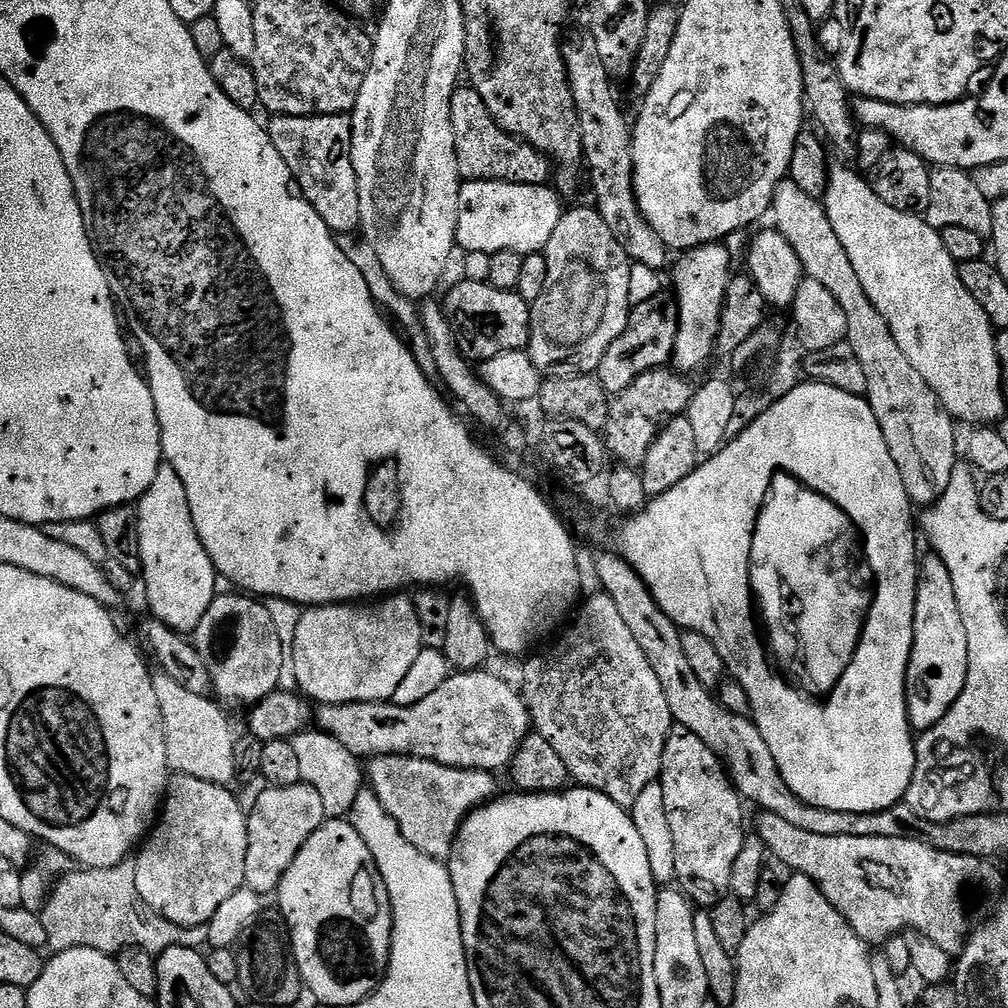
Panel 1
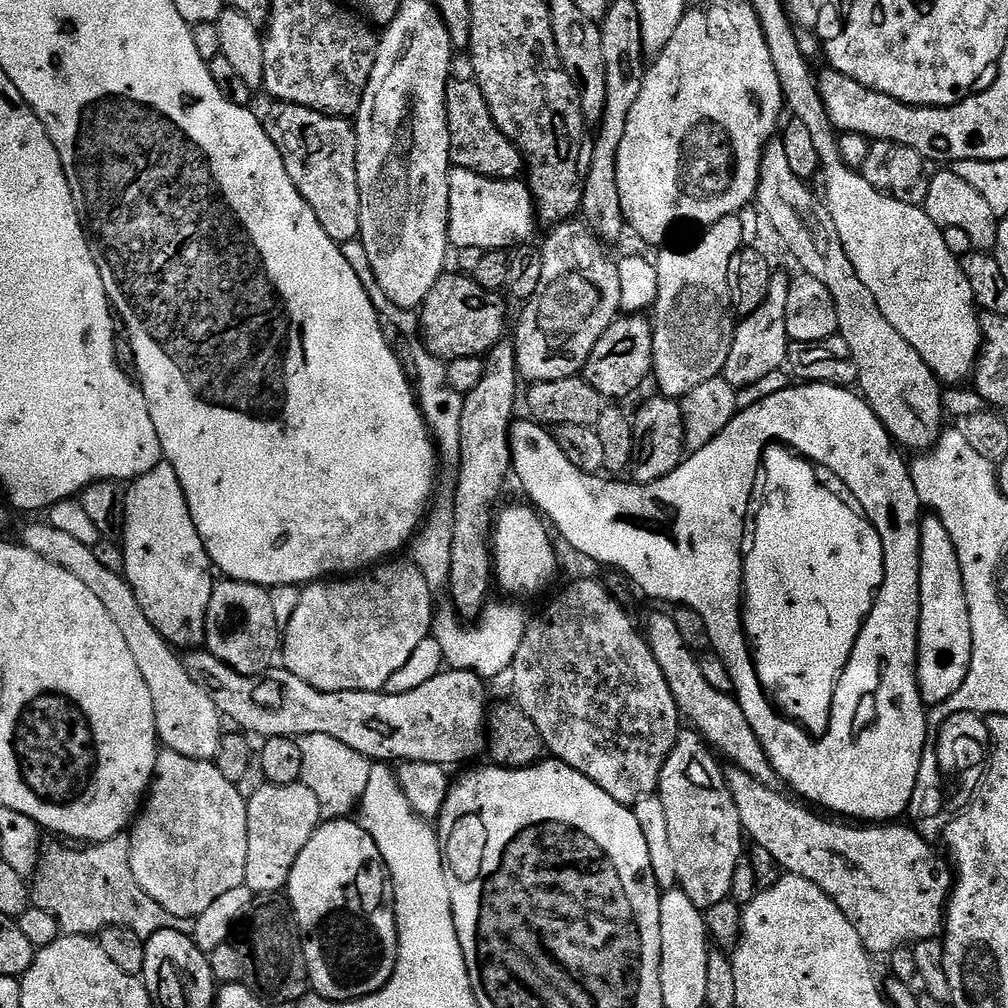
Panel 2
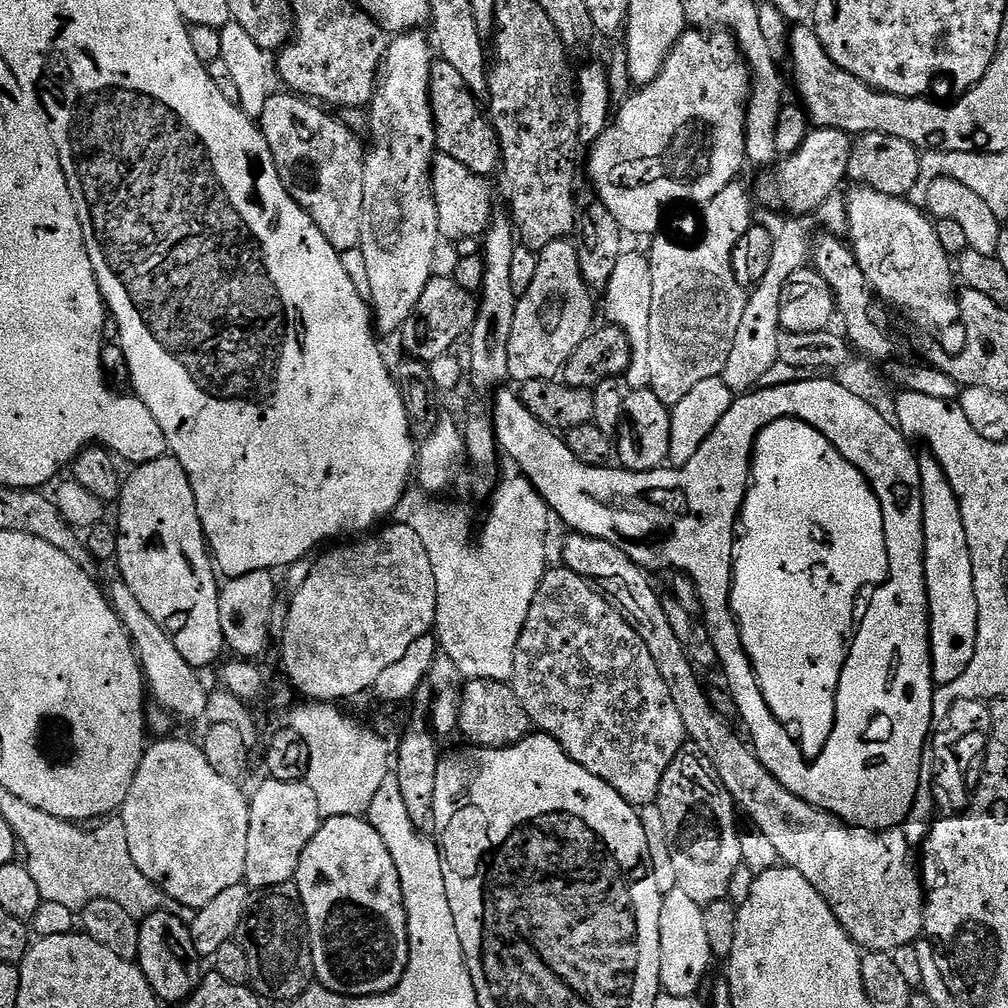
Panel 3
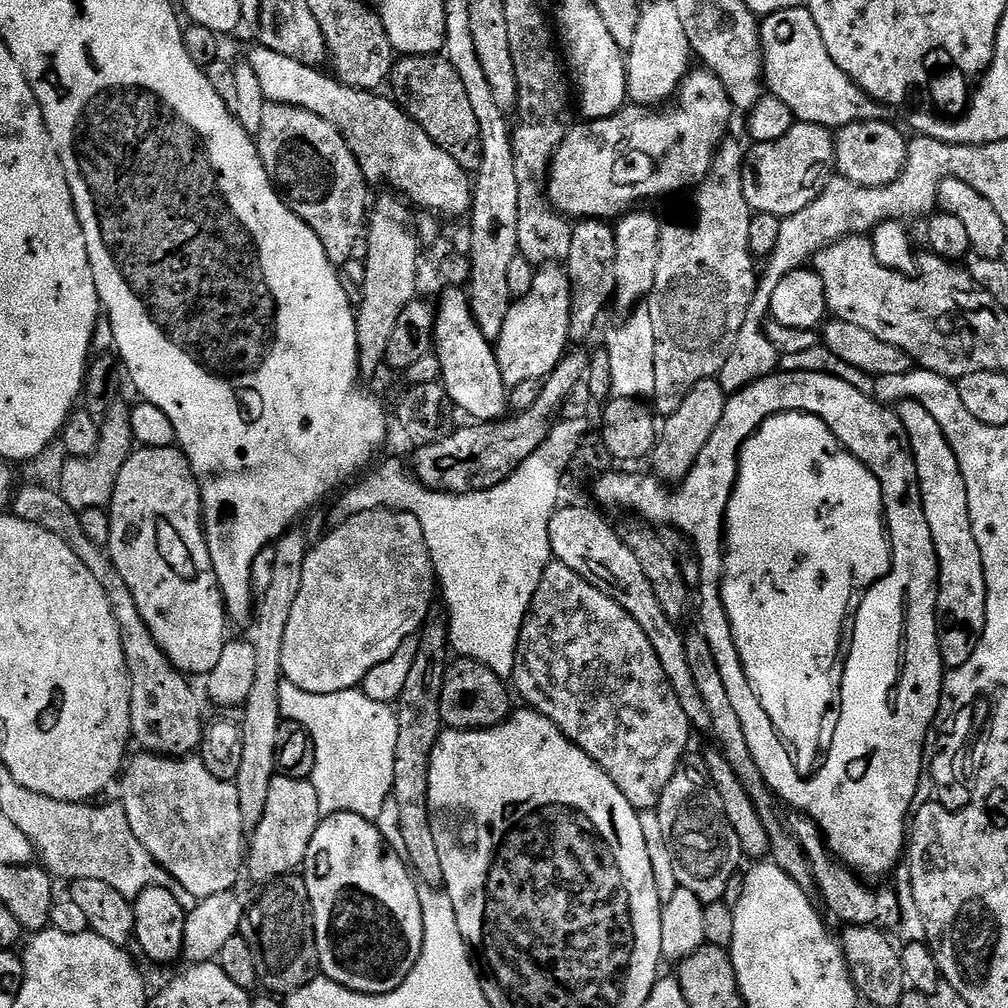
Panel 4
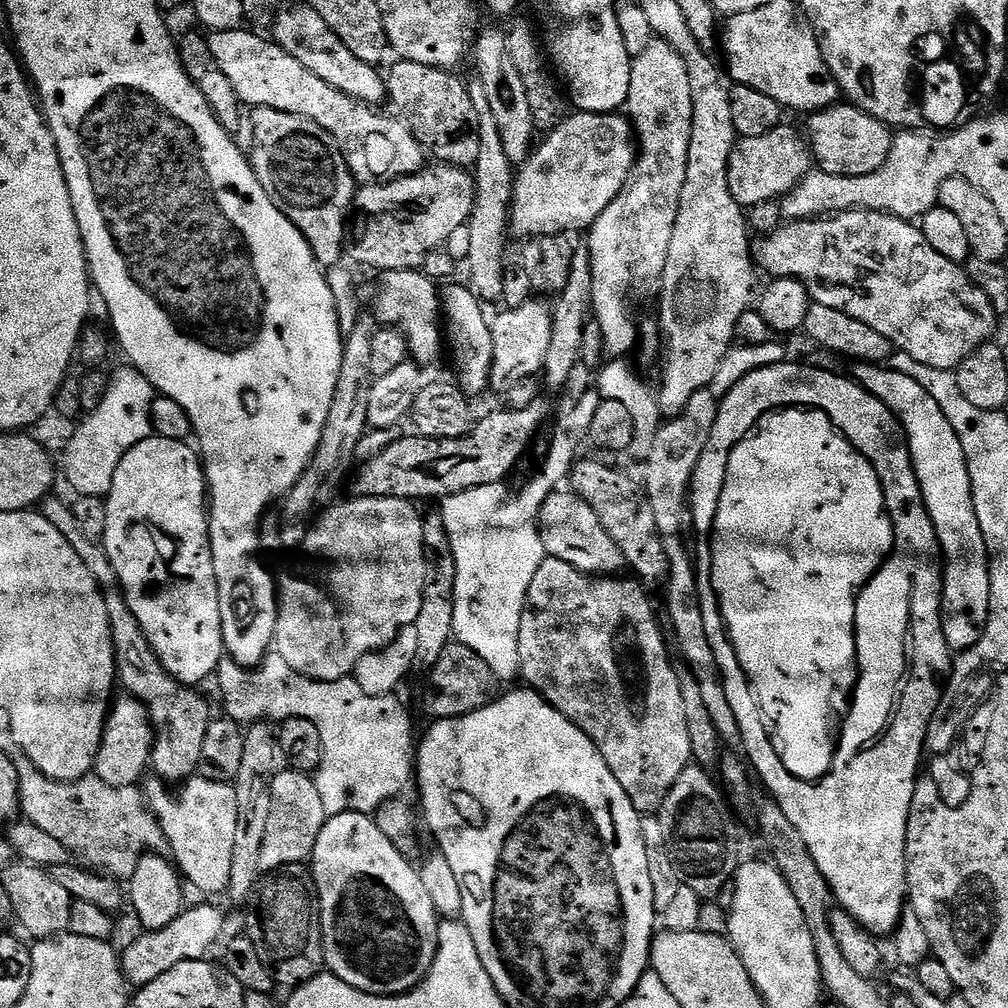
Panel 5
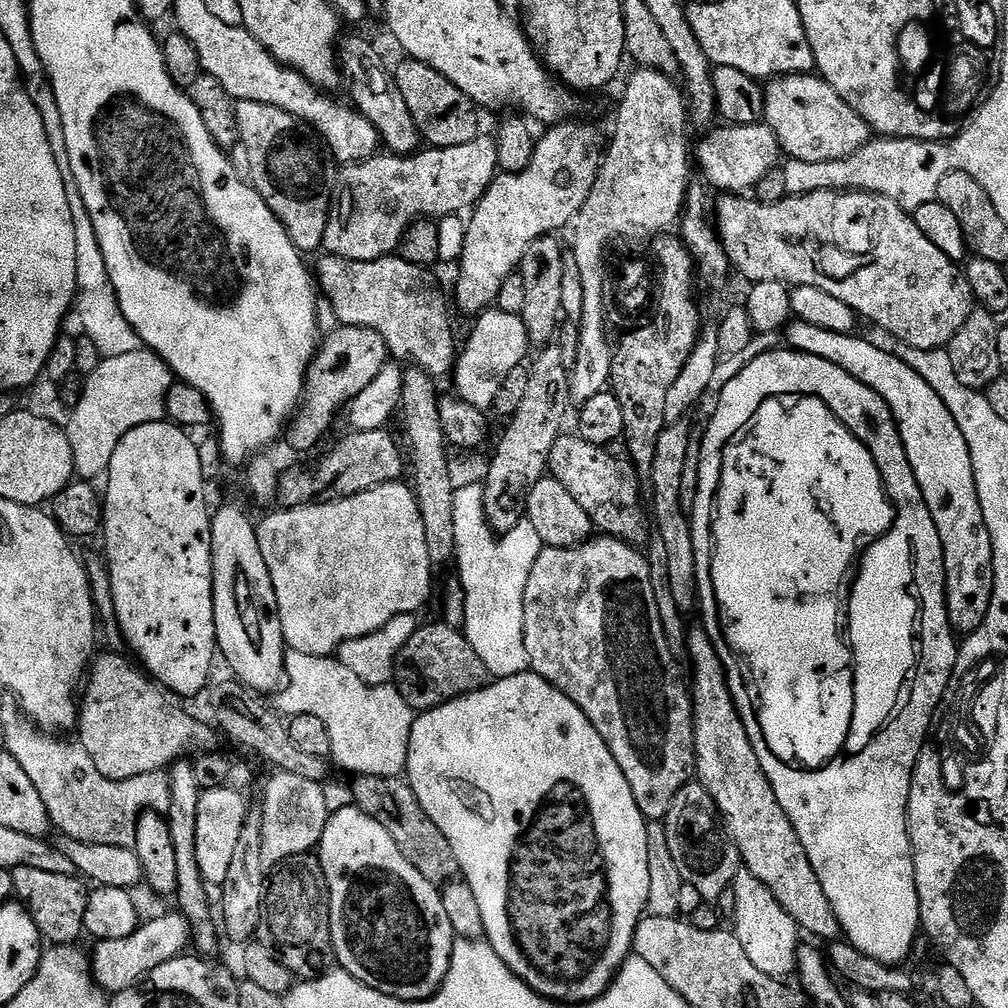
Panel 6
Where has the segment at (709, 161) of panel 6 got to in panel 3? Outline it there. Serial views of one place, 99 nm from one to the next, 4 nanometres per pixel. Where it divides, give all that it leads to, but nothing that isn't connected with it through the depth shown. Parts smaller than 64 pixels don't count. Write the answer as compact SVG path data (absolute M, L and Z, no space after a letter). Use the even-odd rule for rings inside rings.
M813 127L808 133L806 142L794 150L794 154L783 157L775 165L773 176L764 176L754 188L754 196L768 208L781 208L784 212L792 212L793 217L804 218L815 213L816 209L826 202L826 198L837 195L841 191L840 183L848 180L848 167L852 157L854 140L847 132L833 128Z

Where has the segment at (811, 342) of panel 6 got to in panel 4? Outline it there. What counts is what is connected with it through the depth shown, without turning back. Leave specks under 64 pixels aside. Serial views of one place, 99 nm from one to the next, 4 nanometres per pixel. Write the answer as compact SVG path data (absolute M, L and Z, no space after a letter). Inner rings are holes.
M901 400L898 405L898 415L908 435L908 447L912 449L912 457L918 470L918 483L920 483L920 493L922 494L922 506L926 510L926 522L930 522L930 534L934 538L934 550L938 554L938 570L940 571L940 589L938 590L938 602L936 603L938 650L942 654L945 669L951 670L958 666L966 666L966 662L970 662L970 657L974 655L974 650L978 650L978 642L982 642L982 634L986 630L986 578L982 570L982 554L978 550L978 542L974 539L974 530L970 526L970 502L966 498L966 482L962 478L958 458L954 454L954 450L950 450L950 444L946 442L946 436L942 434L942 428L938 426L938 422L934 422L934 418L930 418L926 406L922 406L914 400Z

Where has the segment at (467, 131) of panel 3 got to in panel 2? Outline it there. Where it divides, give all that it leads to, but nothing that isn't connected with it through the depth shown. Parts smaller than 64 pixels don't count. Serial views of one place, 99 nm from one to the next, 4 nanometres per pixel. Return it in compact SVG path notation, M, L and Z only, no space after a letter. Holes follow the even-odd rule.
M449 79L446 90L446 118L450 126L450 154L455 167L482 174L491 180L514 180L525 171L524 159L519 150L498 130L486 106L486 98L475 79Z

